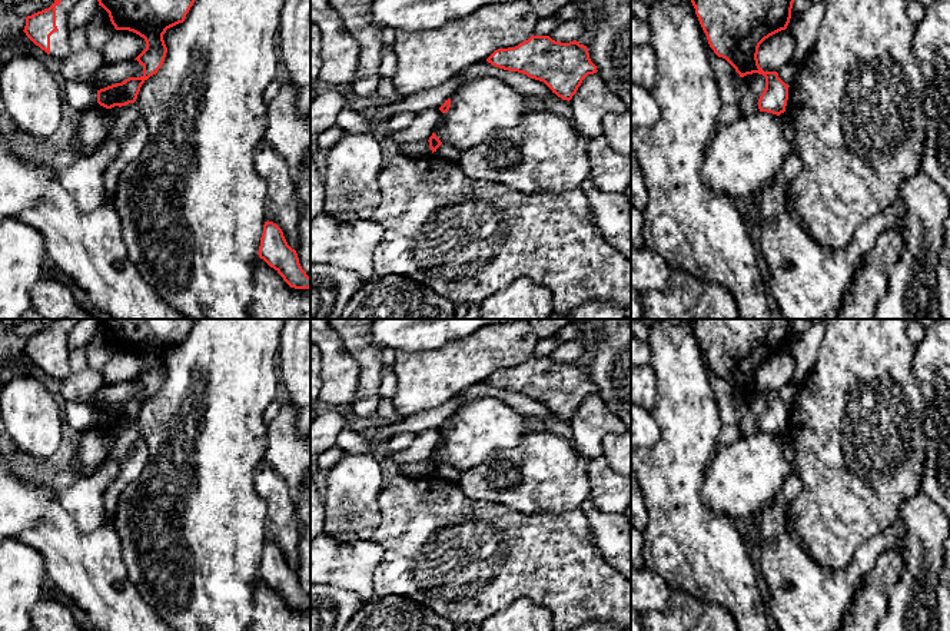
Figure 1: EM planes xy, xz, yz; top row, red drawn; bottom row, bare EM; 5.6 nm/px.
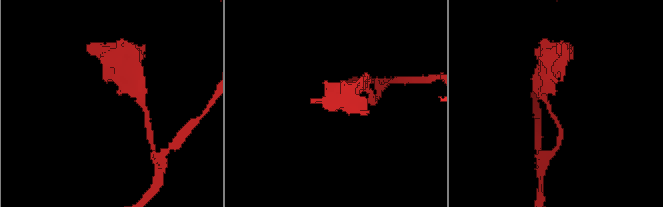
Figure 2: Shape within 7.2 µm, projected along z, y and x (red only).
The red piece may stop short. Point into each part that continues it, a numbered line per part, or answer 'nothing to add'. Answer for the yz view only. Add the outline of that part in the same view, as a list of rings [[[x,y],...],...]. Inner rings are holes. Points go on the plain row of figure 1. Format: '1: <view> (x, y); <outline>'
nothing to add

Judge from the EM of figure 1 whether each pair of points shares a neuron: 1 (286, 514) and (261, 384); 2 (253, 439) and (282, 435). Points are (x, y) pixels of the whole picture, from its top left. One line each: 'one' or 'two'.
1: two
2: two

